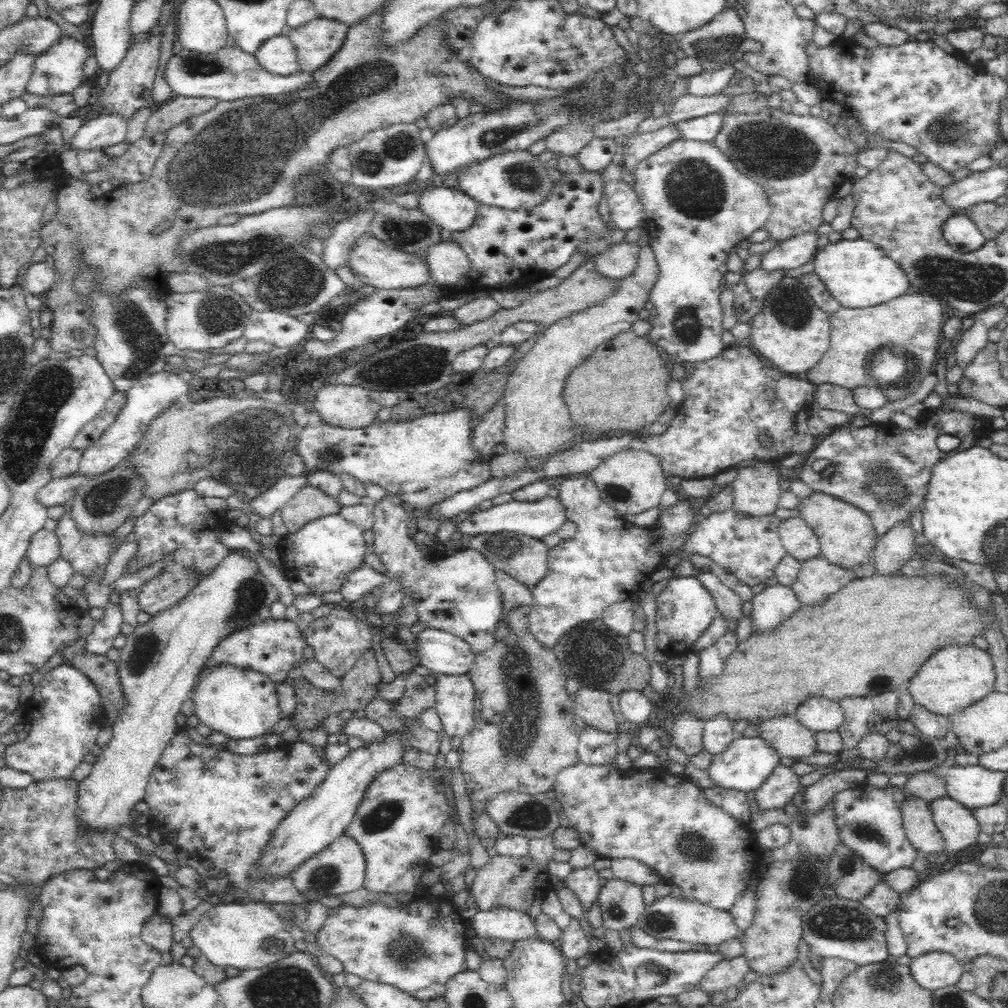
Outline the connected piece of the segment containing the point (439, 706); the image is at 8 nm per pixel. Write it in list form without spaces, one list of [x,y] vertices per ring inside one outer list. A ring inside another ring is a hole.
[[[468,674],[436,676],[434,710],[444,732],[453,739],[464,739],[474,728],[475,687]]]

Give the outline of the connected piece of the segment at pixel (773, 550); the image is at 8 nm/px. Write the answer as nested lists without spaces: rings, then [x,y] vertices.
[[[731,508],[726,512],[712,512],[708,517],[698,516],[696,528],[684,542],[682,552],[685,555],[708,556],[726,572],[736,576],[740,583],[744,582],[752,587],[774,576],[778,563],[787,555],[778,534],[778,526],[780,519],[774,513],[746,516]]]

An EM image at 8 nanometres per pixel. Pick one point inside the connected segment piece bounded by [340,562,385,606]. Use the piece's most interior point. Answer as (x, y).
(360, 582)

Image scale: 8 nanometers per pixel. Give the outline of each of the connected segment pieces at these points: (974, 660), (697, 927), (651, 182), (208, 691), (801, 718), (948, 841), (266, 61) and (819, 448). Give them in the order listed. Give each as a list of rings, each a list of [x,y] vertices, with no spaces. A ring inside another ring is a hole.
[[[950,644],[936,650],[906,683],[915,704],[936,715],[948,717],[988,696],[996,688],[996,671],[990,653],[972,644]]]
[[[670,895],[656,898],[652,904],[646,905],[635,926],[656,938],[682,940],[690,944],[719,945],[729,938],[742,942],[745,937],[745,933],[740,932],[734,924],[729,911],[712,908],[694,899],[680,900]]]
[[[684,138],[670,142],[670,144],[664,146],[664,148],[660,148],[658,152],[654,152],[652,156],[648,156],[648,158],[645,158],[642,162],[638,162],[636,166],[634,166],[631,176],[633,179],[632,181],[634,181],[634,185],[632,186],[633,190],[636,192],[636,195],[638,195],[638,199],[643,207],[644,222],[646,223],[645,237],[648,244],[653,248],[655,260],[658,262],[659,267],[658,279],[656,283],[654,283],[649,296],[649,301],[654,304],[654,308],[657,310],[657,316],[655,316],[654,327],[650,330],[650,334],[648,334],[648,340],[658,347],[666,358],[671,359],[673,362],[696,363],[714,358],[724,349],[722,343],[724,332],[722,326],[723,308],[719,296],[722,290],[728,287],[725,281],[725,274],[728,272],[726,260],[728,260],[728,256],[736,254],[736,249],[734,247],[741,241],[748,239],[755,231],[764,228],[764,224],[766,224],[771,213],[767,195],[757,182],[754,182],[751,178],[742,174],[742,172],[736,168],[732,160],[730,160],[726,154],[722,153],[716,145],[704,141],[686,140]]]
[[[214,664],[208,669],[203,668],[189,699],[194,702],[199,724],[209,726],[214,733],[229,738],[256,739],[256,736],[270,733],[282,719],[275,683],[264,674],[231,664]]]
[[[812,696],[795,712],[795,718],[812,732],[836,731],[844,722],[844,714],[839,702],[828,698]]]
[[[946,796],[931,801],[930,811],[932,821],[944,837],[945,850],[950,855],[976,844],[976,837],[981,830],[972,810]]]
[[[280,33],[265,40],[256,50],[255,57],[260,66],[271,73],[288,76],[300,72],[296,49],[288,35]]]
[[[925,408],[915,429],[901,429],[894,423],[880,423],[856,427],[848,424],[833,428],[800,463],[800,479],[816,493],[824,493],[856,506],[870,517],[878,537],[892,525],[908,520],[915,510],[923,509],[923,500],[932,476],[932,466],[948,458],[951,452],[943,452],[936,446],[941,434],[960,438],[960,444],[952,452],[962,452],[984,436],[996,430],[990,427],[990,419],[956,410]],[[818,458],[832,462],[827,473],[815,472],[812,463]]]

